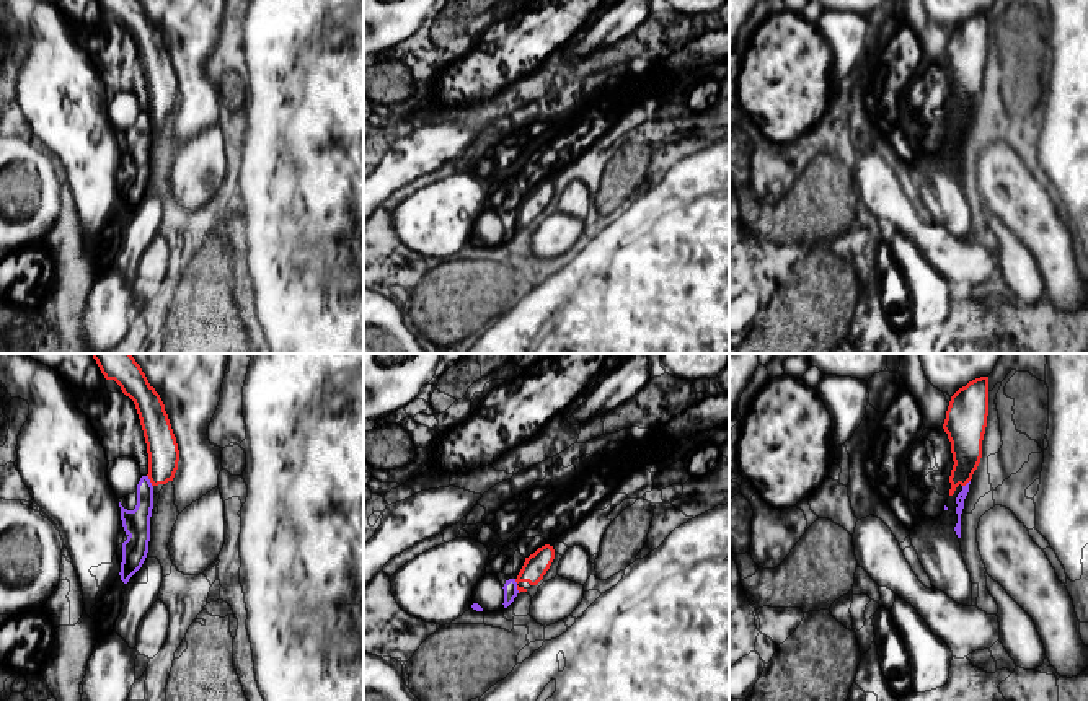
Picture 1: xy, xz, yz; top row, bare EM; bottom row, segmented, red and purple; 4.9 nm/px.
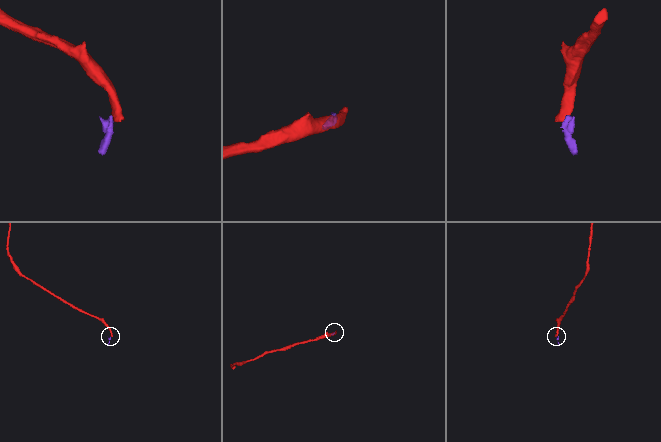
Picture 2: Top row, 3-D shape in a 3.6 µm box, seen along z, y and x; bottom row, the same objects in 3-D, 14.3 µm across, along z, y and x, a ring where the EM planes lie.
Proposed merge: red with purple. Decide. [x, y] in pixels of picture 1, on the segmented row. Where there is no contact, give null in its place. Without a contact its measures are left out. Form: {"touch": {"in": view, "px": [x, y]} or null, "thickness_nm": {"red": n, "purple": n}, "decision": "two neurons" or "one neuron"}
{"touch": {"in": "xy", "px": [150, 481]}, "thickness_nm": {"red": 160, "purple": 130}, "decision": "two neurons"}

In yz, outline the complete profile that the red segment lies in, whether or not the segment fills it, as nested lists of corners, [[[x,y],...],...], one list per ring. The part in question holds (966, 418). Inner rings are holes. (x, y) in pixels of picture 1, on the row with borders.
[[[988,377],[969,381],[951,396],[943,424],[954,461],[948,509],[936,518],[922,518],[909,535],[931,585],[964,606],[972,606],[972,582],[954,531],[956,497],[980,463],[987,416]]]

